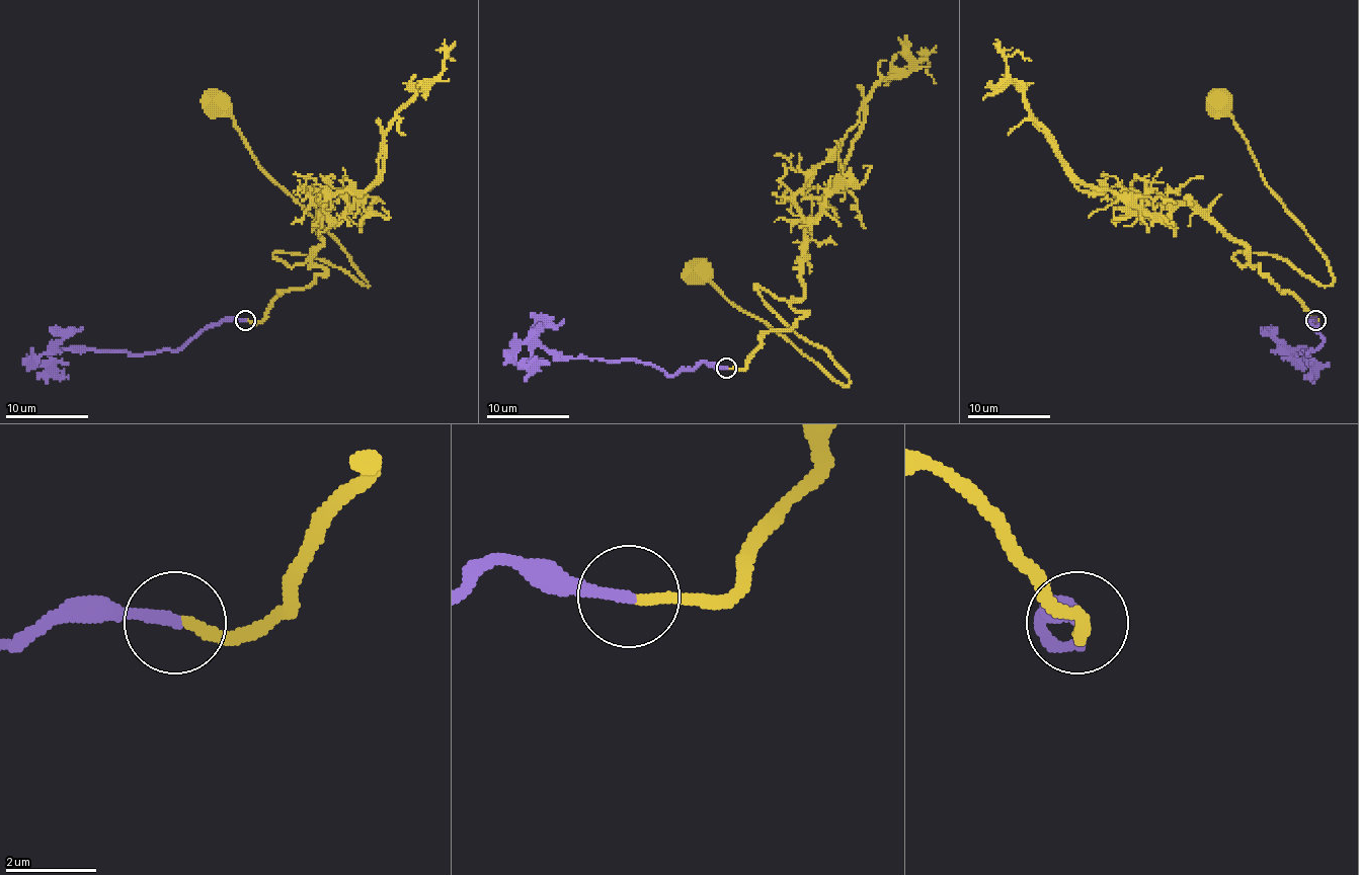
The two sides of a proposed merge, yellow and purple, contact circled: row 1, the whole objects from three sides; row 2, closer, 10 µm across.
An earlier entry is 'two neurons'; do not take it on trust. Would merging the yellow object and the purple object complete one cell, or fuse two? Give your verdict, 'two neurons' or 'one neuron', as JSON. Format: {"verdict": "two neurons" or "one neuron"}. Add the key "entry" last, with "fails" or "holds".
{"verdict": "one neuron", "entry": "fails"}

